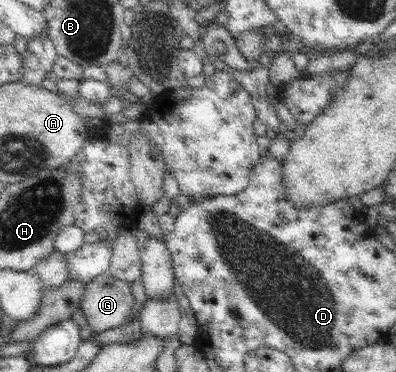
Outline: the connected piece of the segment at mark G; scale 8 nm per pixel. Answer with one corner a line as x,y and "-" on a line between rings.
104,273
86,284
80,307
95,333
118,327
134,309
132,284

